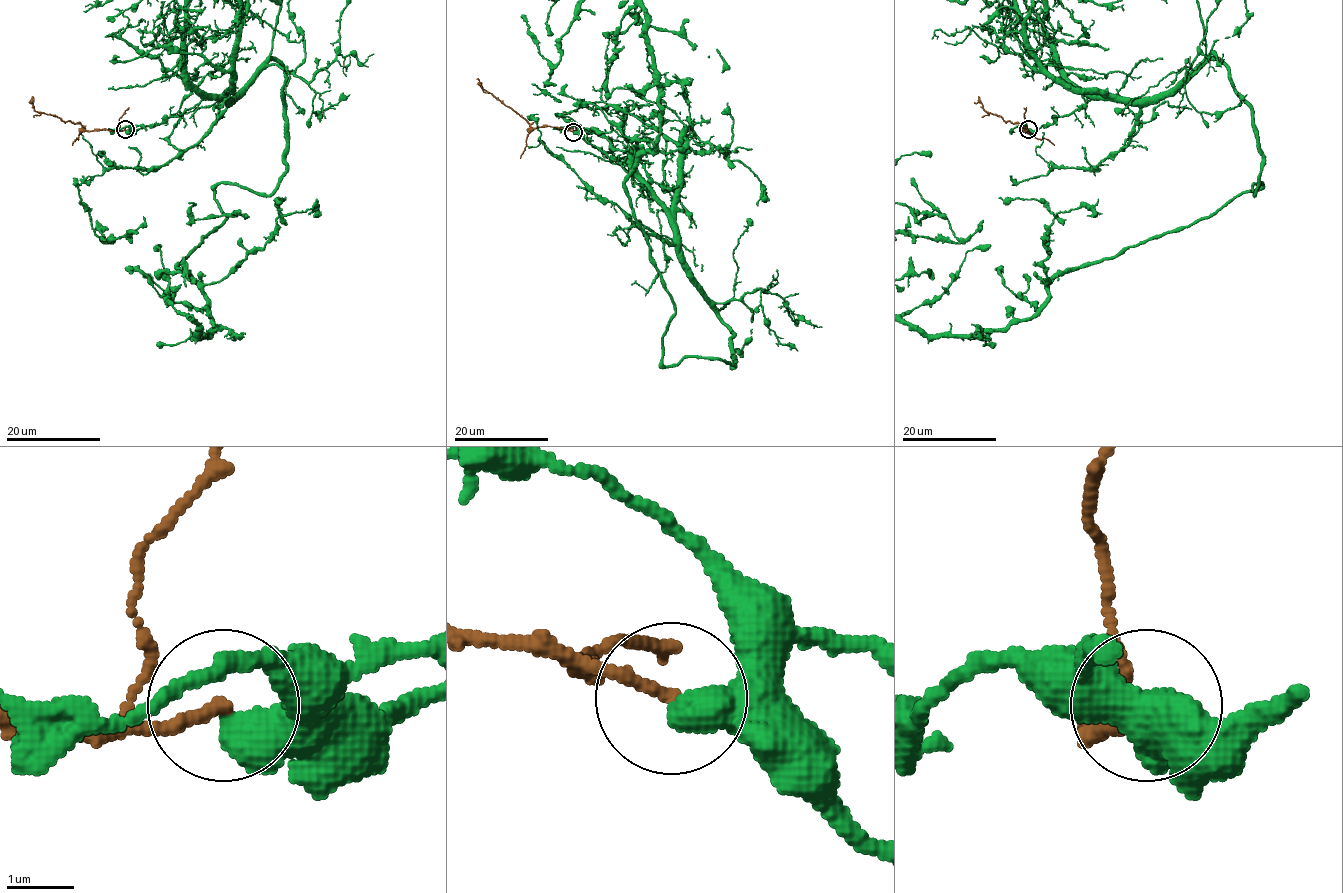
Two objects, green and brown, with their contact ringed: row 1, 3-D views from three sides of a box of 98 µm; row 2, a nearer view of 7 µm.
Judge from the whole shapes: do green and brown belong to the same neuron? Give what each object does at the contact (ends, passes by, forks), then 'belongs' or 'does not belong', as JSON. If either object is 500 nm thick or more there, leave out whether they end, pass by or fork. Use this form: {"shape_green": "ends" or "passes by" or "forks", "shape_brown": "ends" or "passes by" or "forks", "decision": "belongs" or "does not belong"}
{"decision": "does not belong"}

